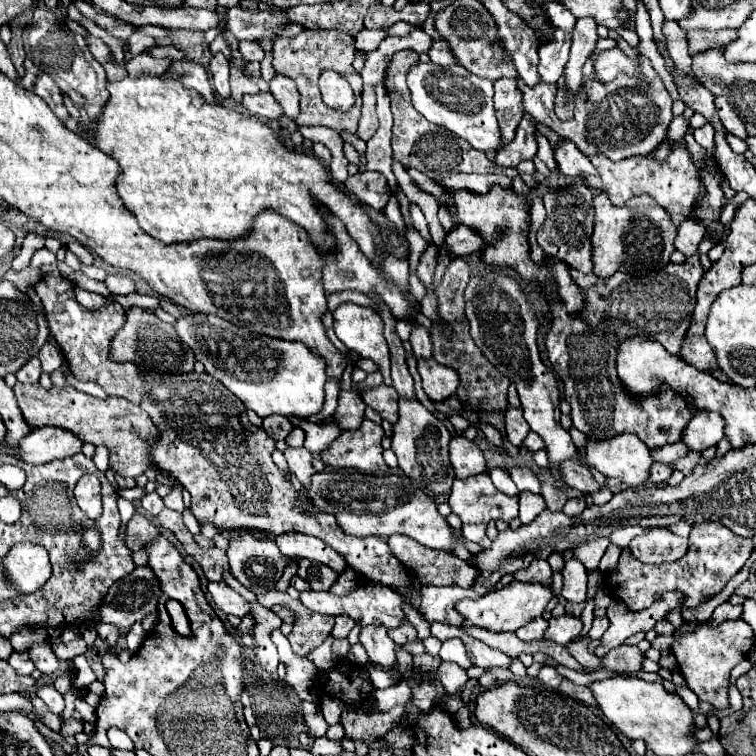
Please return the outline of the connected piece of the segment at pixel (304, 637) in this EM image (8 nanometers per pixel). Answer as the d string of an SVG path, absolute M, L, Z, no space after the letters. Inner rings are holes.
M269 590L263 593L262 605L271 608L280 605L295 614L292 633L288 635L288 641L292 645L292 651L300 657L306 657L310 651L320 647L334 625L334 617L330 615L318 615L306 608L299 599L291 598L288 593ZM266 600L266 603L264 603Z

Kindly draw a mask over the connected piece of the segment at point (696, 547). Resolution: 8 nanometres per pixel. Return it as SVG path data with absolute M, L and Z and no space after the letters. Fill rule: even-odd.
M712 521L694 523L688 539L690 539L690 547L686 555L674 563L662 563L662 565L640 563L638 559L634 559L634 555L628 549L624 549L620 555L618 571L608 575L610 595L620 597L630 611L642 611L650 607L654 601L658 601L666 591L680 591L684 595L682 605L668 613L670 623L674 627L680 627L684 623L682 609L684 607L694 609L706 599L710 599L712 595L720 593L728 583L728 579L734 577L744 567L744 563L750 559L754 549L750 539L742 539L722 523L712 523Z

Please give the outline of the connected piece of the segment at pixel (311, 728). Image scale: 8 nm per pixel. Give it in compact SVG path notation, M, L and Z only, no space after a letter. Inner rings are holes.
M304 701L304 721L308 725L308 733L314 735L314 737L320 737L328 731L328 723L322 715L320 705L316 705L316 703L306 703Z

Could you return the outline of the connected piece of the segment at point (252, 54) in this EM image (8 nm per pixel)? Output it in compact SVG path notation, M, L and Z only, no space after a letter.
M240 41L238 49L246 57L246 61L262 61L264 59L264 51L254 41Z

